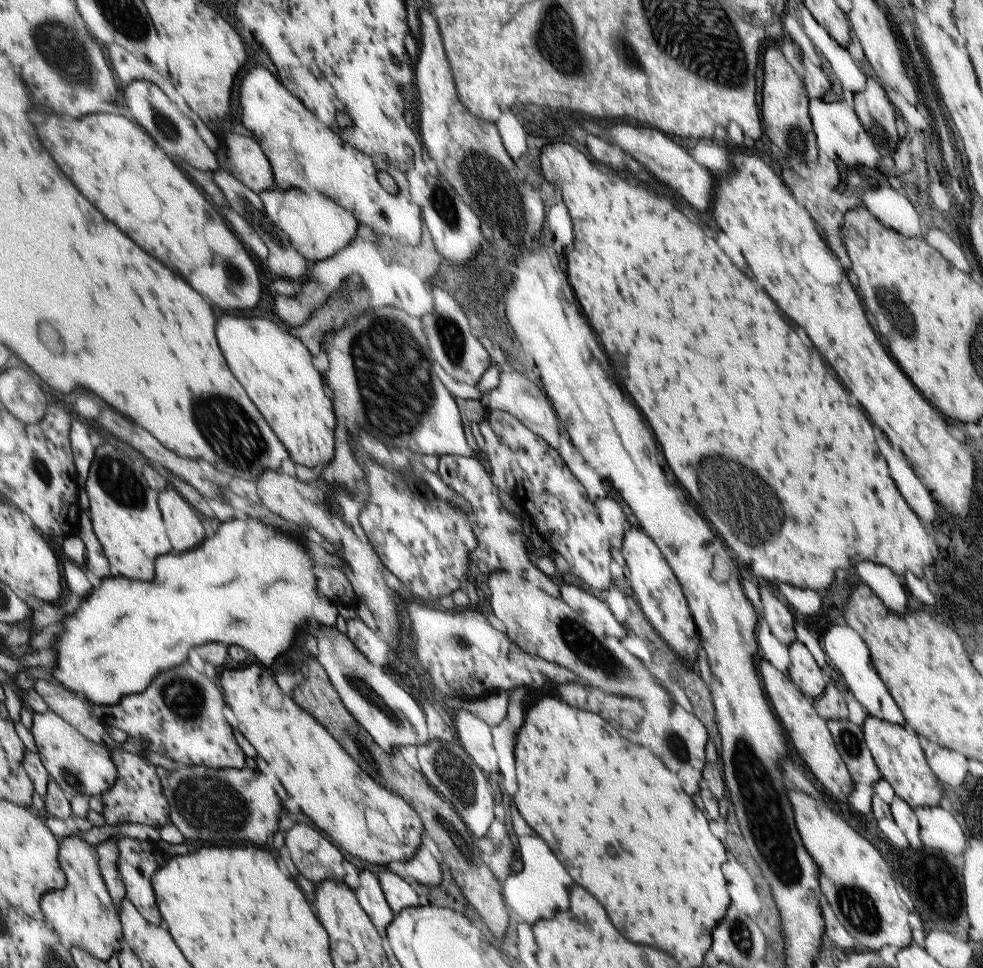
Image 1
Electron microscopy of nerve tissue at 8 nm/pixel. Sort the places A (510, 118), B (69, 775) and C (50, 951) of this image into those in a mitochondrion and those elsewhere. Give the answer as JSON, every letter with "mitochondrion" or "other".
{"A":"other","B":"mitochondrion","C":"mitochondrion"}

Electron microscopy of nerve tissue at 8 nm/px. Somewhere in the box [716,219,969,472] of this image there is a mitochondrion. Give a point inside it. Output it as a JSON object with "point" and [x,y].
{"point":[899,315]}

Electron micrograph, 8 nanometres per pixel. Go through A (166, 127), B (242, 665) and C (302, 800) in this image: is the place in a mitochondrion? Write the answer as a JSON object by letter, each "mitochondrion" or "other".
{"A":"mitochondrion","B":"other","C":"other"}

